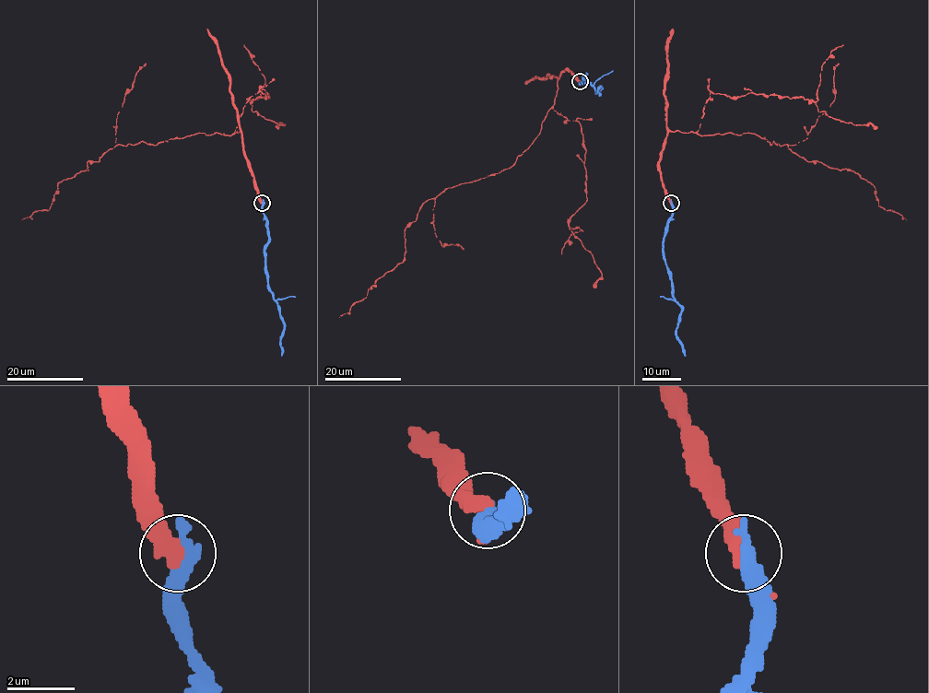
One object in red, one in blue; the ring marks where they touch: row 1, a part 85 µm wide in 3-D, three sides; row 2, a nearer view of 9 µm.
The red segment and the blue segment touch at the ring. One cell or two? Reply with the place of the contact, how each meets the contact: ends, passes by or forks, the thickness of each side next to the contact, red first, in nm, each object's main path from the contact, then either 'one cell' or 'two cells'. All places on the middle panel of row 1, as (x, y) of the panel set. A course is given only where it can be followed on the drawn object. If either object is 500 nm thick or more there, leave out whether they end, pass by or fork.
place (580, 81); calibres 550 and 550 nm; course red (580, 81), (569, 70), (561, 73), (539, 134), (512, 165), (426, 200), (405, 229), (404, 260), (339, 317); course blue (580, 81), (584, 78), (584, 74), (582, 75), (585, 81), (597, 92), (601, 88), (599, 96); one cell

